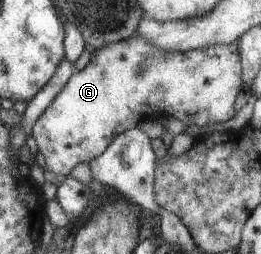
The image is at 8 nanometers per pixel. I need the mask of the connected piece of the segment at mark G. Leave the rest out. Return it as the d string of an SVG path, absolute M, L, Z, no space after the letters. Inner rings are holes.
M139 35L109 43L93 52L83 69L75 70L35 121L30 135L39 147L36 159L49 172L66 177L78 163L98 158L117 135L134 128L141 119L159 119L165 113L173 115L185 126L203 127L209 123L226 122L235 115L233 105L242 82L237 42L185 53L161 51Z

